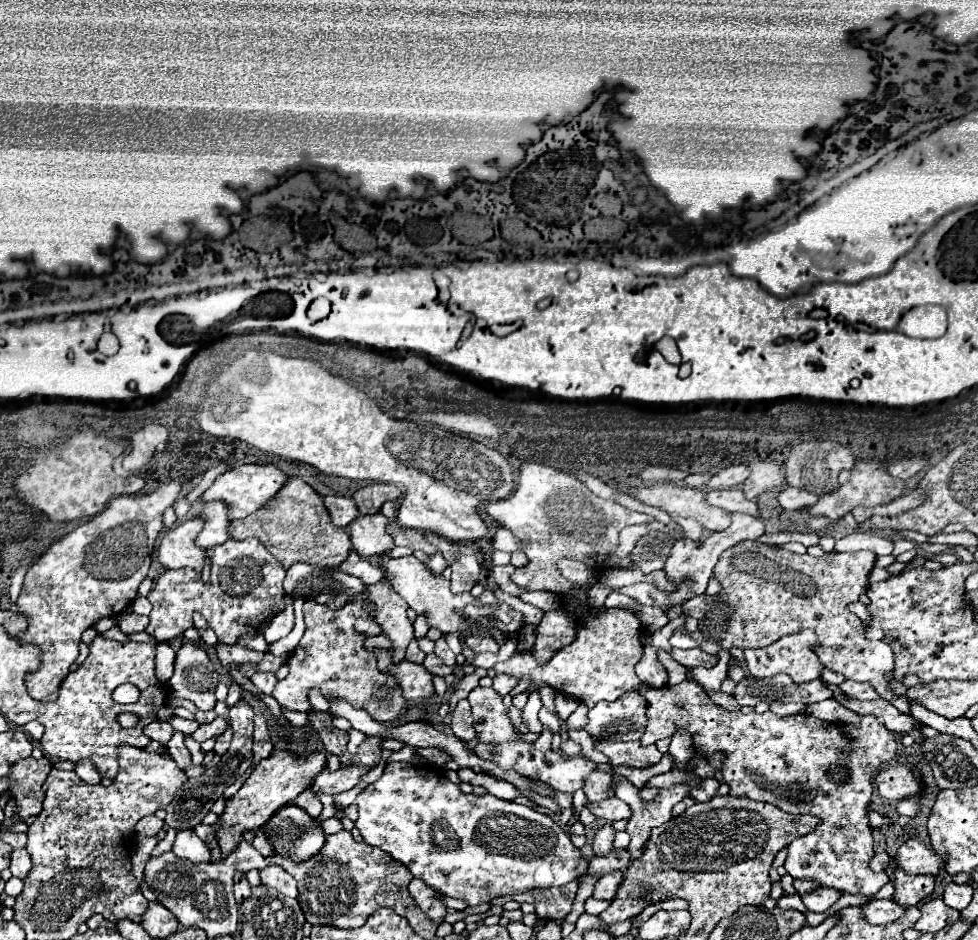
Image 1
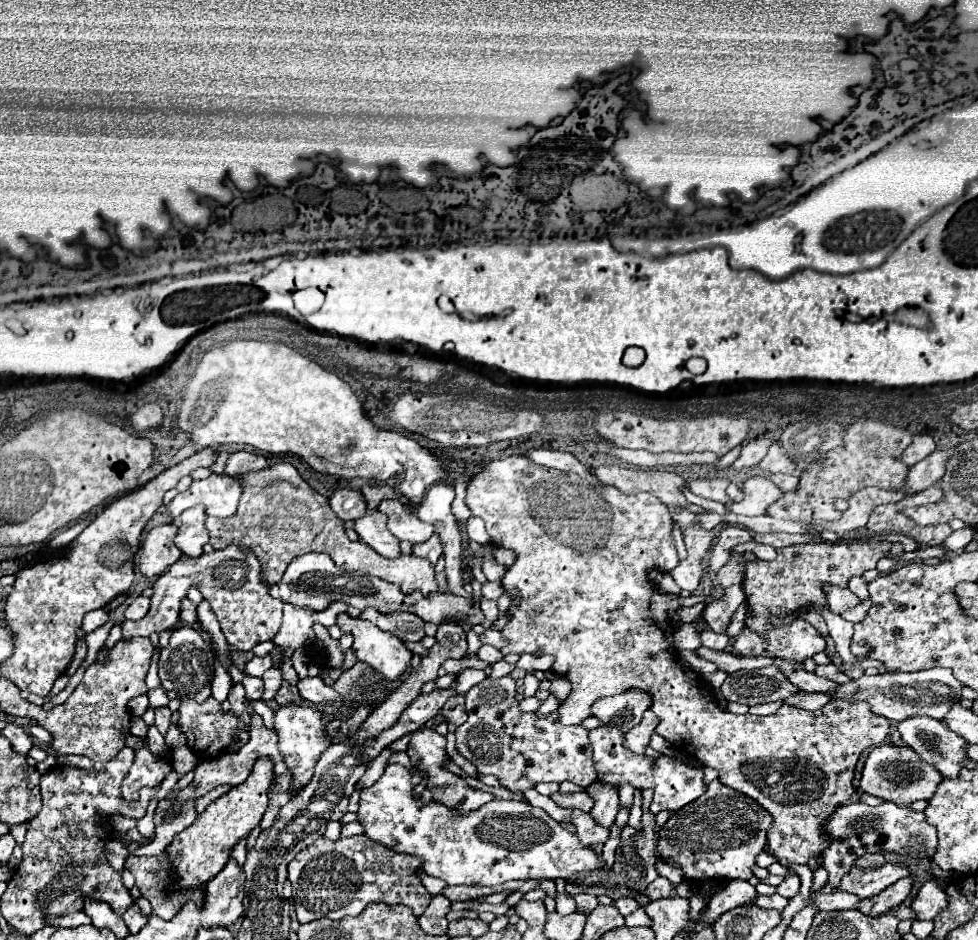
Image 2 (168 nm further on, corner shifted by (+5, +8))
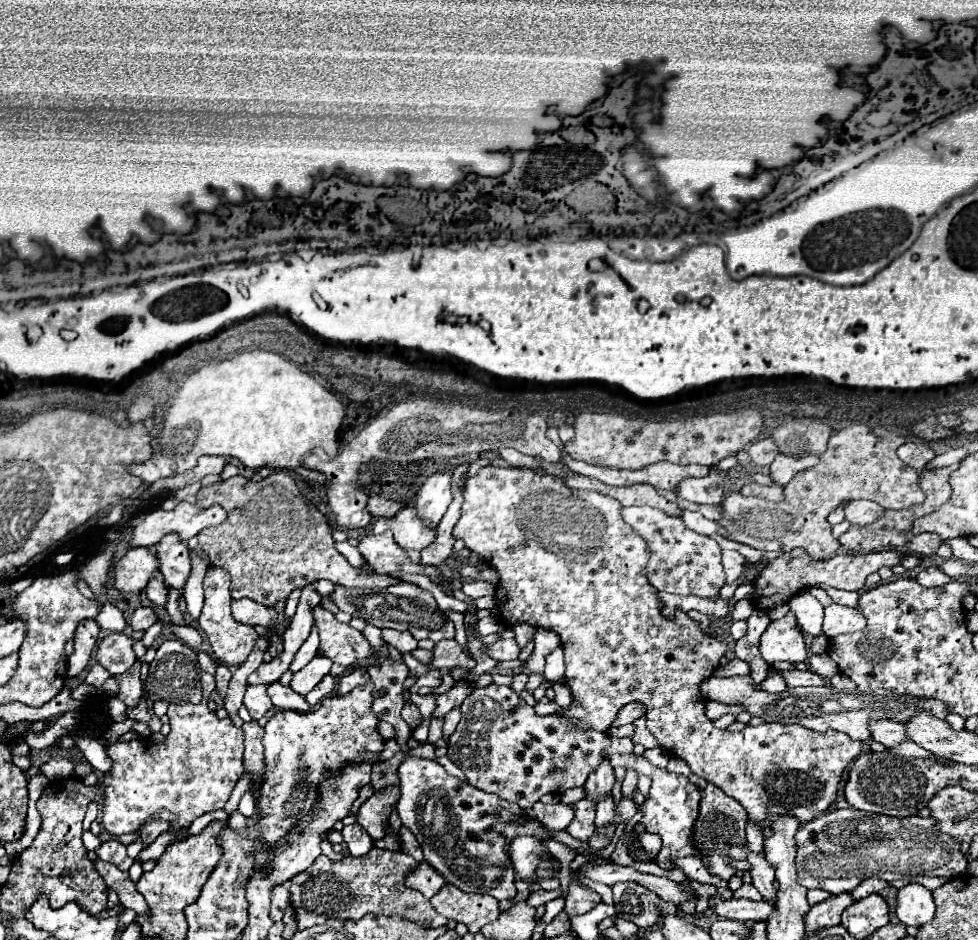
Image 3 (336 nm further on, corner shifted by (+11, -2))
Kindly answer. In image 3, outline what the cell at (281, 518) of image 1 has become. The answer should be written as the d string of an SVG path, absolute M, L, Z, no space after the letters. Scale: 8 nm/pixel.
M274 472L268 478L260 480L260 482L252 482L246 480L244 476L234 476L230 480L222 480L220 484L212 484L200 490L200 498L198 498L198 506L212 506L212 504L220 504L226 508L228 518L226 522L222 522L216 528L204 528L196 538L200 542L200 546L208 552L210 562L214 566L222 566L228 570L230 574L230 590L232 590L232 598L252 598L260 604L272 606L280 600L286 600L290 596L292 590L302 588L314 580L330 580L334 584L342 584L348 588L370 588L370 590L378 590L378 588L388 588L392 584L400 584L398 578L392 576L382 576L374 570L366 570L362 568L354 568L336 548L334 548L334 538L332 538L332 530L324 518L324 514L320 514L320 510L300 494L294 478L290 474L284 472Z

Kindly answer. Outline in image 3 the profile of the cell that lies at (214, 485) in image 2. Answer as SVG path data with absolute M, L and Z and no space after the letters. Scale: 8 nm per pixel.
M180 502L174 510L166 512L156 508L140 518L132 528L130 546L154 546L162 536L178 532L184 542L196 536L200 530L210 526L220 526L224 522L226 510L222 506L210 506L200 510L200 506L190 502Z

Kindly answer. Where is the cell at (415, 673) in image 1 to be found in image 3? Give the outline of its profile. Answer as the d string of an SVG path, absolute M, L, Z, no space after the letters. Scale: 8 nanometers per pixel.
M322 606L314 608L314 620L320 630L320 652L334 662L330 670L332 676L342 676L374 656L374 648L362 632L338 622L334 614Z

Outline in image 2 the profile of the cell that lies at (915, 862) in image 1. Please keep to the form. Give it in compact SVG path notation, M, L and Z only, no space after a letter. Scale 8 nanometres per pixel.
M884 864L880 870L858 870L856 866L840 880L836 890L856 894L858 898L872 898L898 878L908 876L908 868L898 864Z

